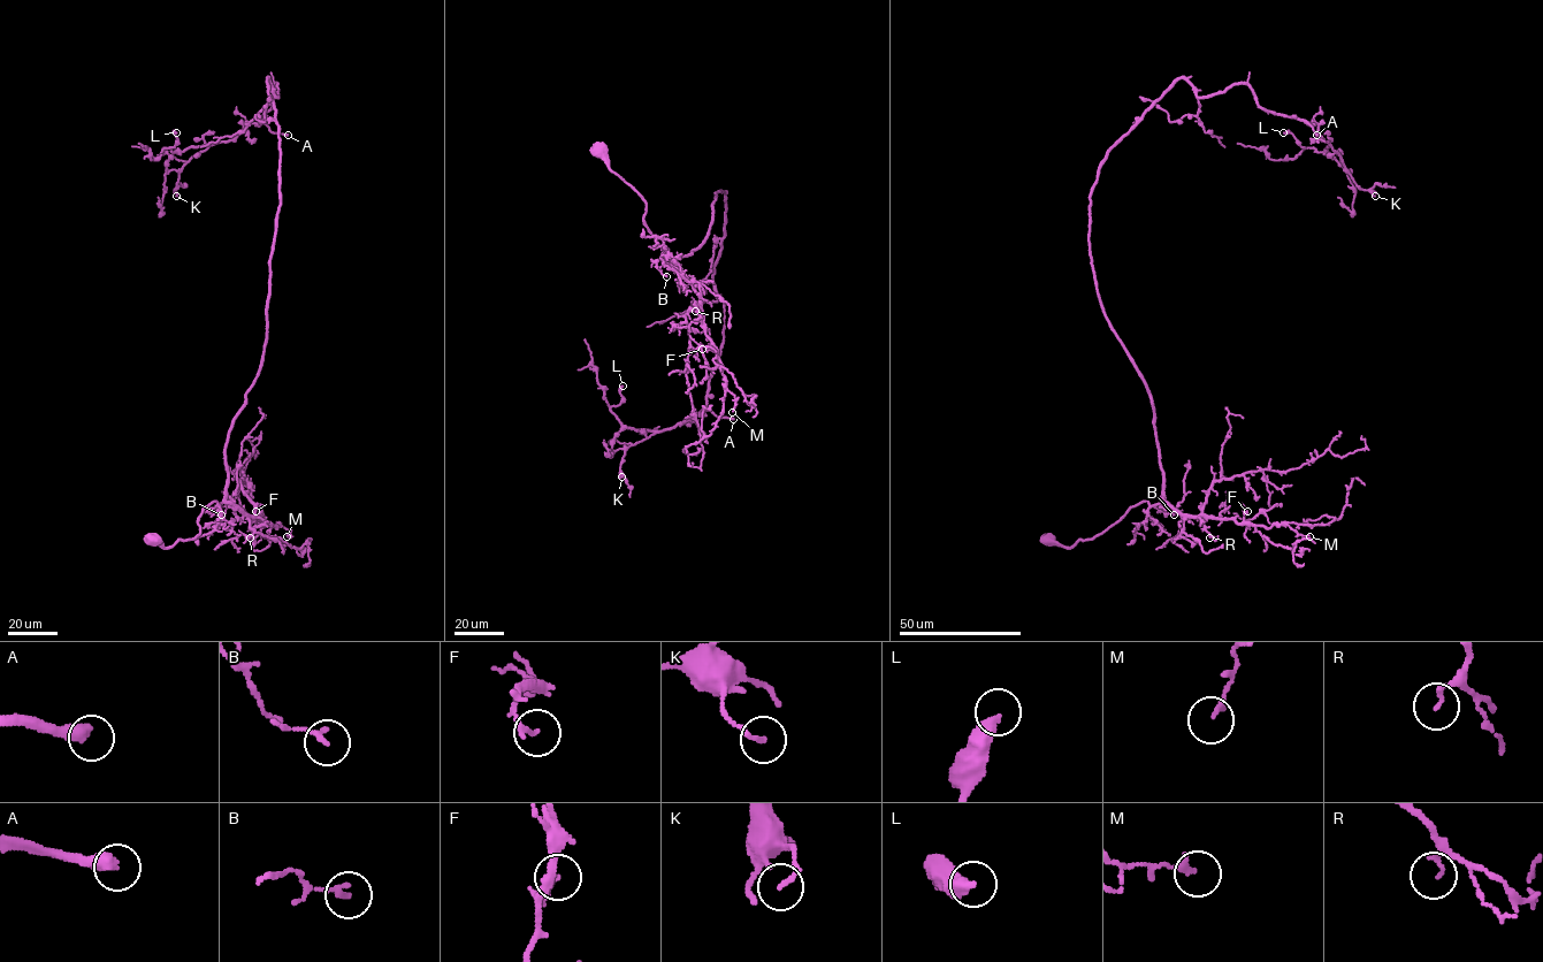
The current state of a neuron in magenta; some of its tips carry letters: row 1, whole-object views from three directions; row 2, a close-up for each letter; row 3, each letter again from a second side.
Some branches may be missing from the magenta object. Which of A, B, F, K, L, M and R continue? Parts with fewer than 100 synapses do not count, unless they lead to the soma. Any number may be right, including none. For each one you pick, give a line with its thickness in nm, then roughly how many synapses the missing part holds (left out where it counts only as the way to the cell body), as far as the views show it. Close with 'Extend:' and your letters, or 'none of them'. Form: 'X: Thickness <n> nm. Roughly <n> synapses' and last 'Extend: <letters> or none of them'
A: Thickness 480 nm. Roughly 170 synapses
Extend: A

